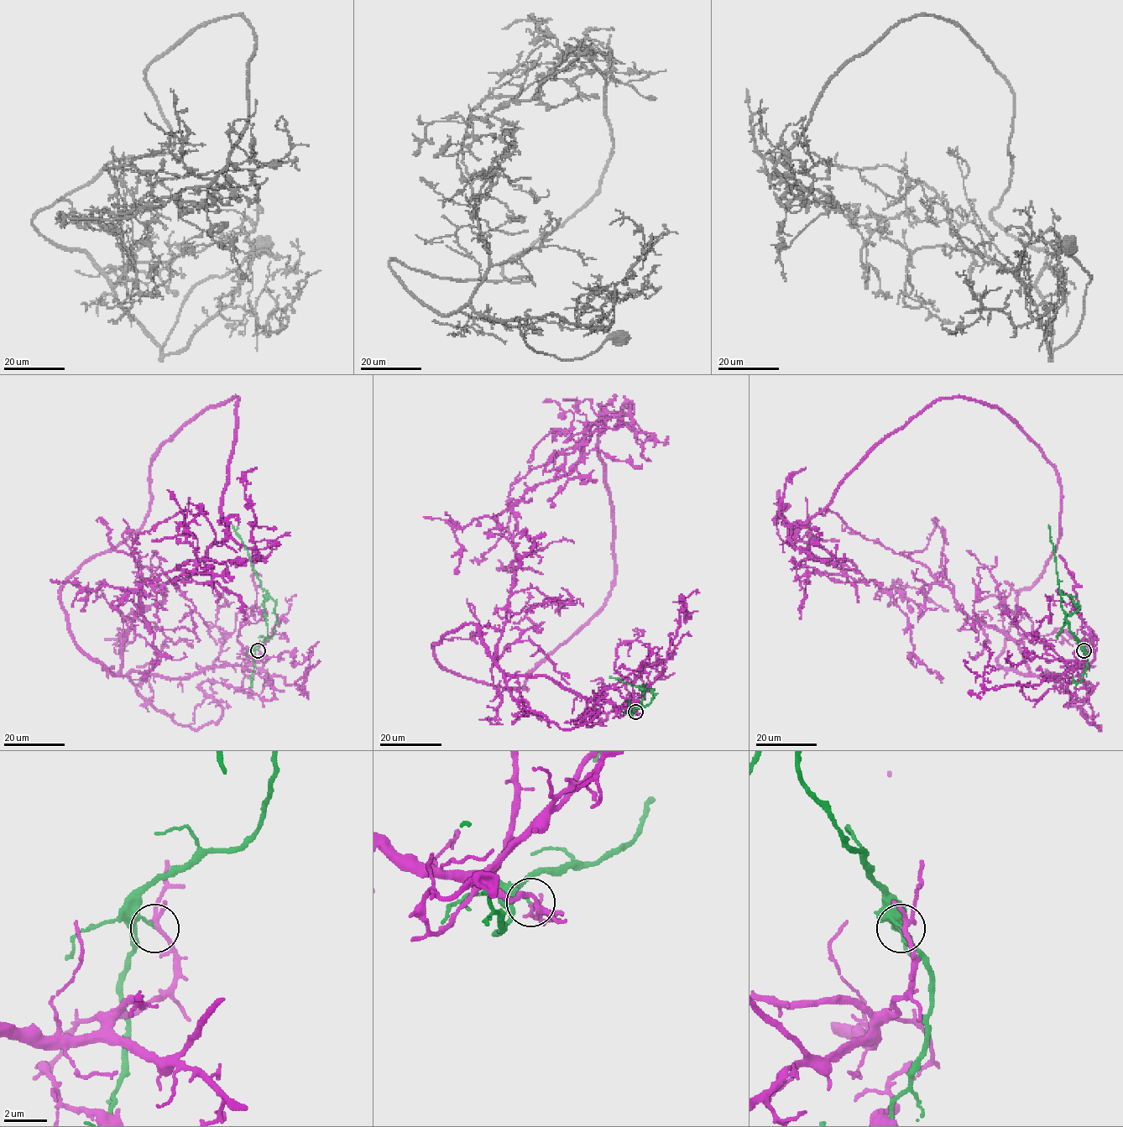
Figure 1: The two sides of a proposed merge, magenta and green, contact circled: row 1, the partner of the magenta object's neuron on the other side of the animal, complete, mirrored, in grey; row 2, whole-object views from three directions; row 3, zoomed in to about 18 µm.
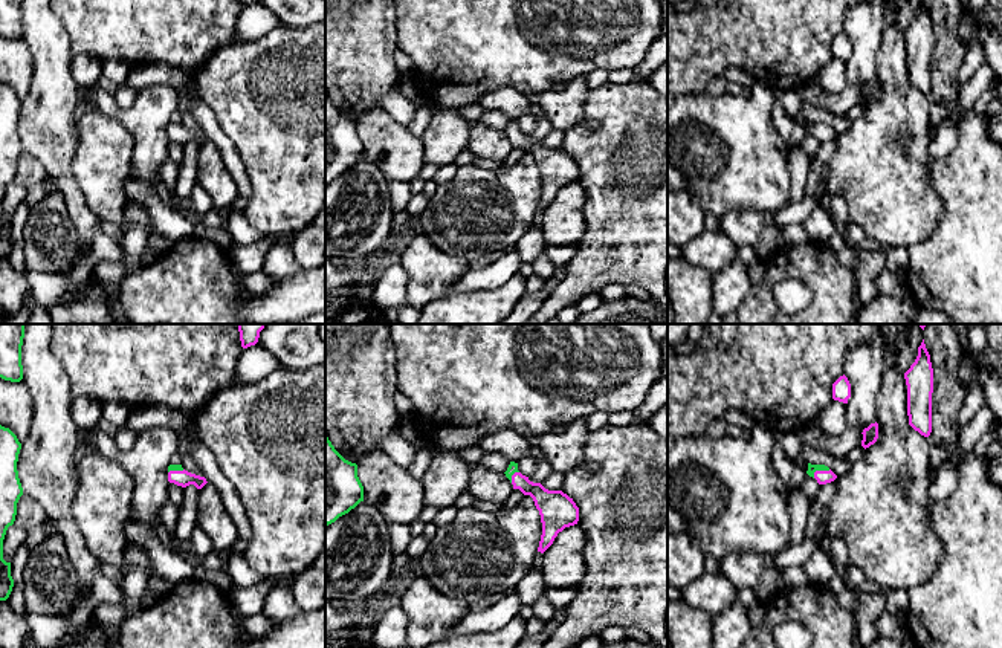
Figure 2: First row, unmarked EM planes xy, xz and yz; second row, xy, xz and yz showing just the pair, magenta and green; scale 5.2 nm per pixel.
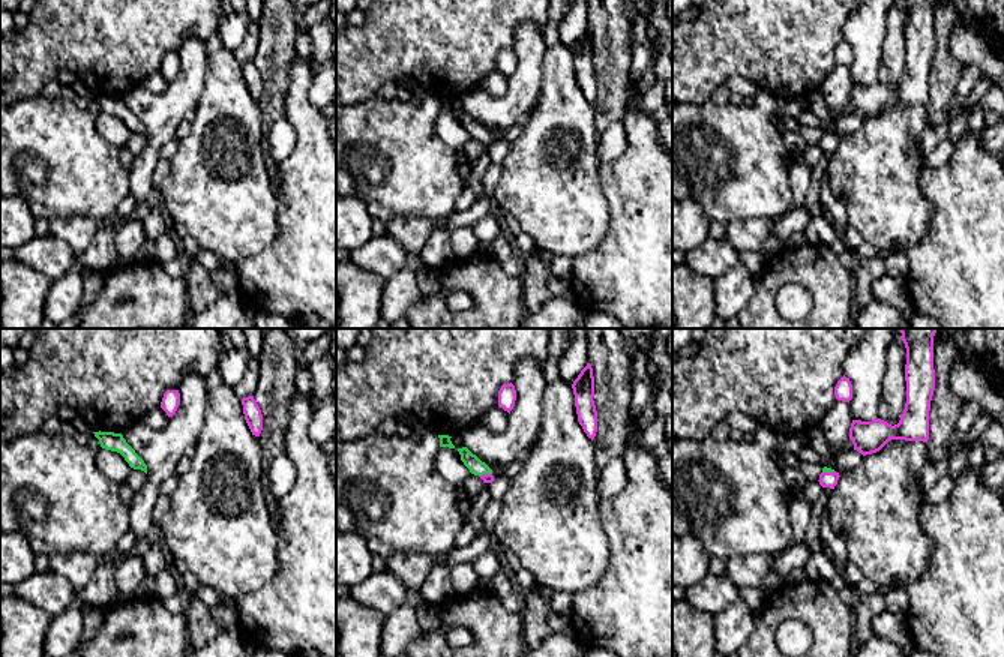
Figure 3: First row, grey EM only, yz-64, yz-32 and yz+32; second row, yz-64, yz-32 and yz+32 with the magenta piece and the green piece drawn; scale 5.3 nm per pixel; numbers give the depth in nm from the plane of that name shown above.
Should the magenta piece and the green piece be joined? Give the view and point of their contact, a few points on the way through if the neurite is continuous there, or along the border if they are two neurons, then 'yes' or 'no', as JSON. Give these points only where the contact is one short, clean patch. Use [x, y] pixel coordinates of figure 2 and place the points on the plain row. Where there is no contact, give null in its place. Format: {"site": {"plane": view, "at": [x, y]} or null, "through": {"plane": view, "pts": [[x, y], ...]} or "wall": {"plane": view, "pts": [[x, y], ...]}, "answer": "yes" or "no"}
{"site": {"plane": "yz", "at": [819, 129]}, "wall": {"plane": "yz", "pts": [[830, 127], [817, 127], [813, 135]]}, "answer": "no"}

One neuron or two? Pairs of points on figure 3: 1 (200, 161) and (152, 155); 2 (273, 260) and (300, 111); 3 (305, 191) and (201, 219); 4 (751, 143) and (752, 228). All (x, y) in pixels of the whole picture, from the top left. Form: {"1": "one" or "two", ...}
{"1": "two", "2": "one", "3": "two", "4": "two"}

